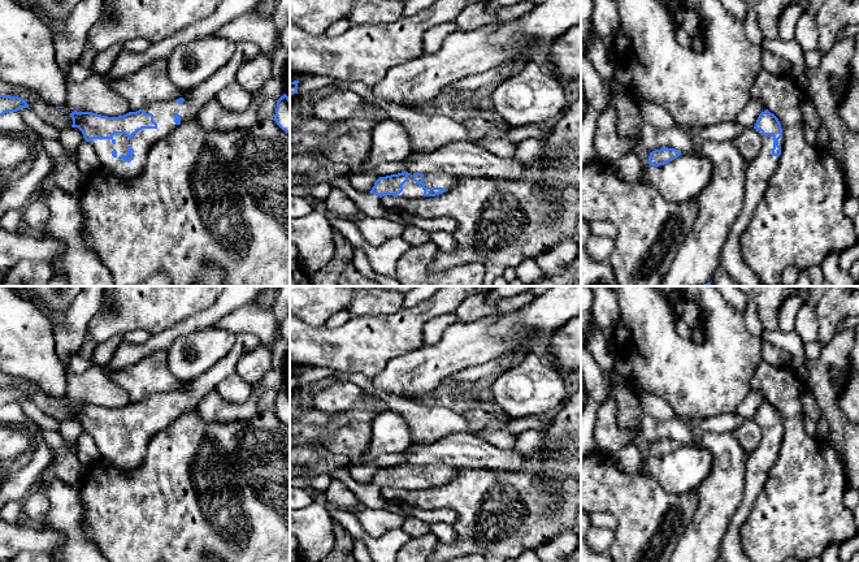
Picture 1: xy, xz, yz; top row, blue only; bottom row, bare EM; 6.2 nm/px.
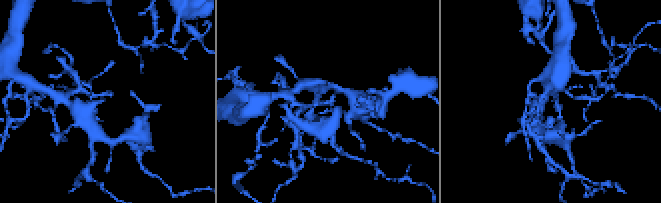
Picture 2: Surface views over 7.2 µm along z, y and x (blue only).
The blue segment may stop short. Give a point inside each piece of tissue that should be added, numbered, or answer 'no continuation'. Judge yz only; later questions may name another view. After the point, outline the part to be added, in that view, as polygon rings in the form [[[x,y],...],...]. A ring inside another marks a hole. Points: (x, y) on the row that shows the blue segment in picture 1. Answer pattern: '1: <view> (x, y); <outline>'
1: yz (758, 172); [[[756,130],[762,139],[760,151],[758,157],[747,165],[746,169],[746,180],[745,180],[745,198],[743,206],[736,220],[733,221],[724,247],[720,255],[720,268],[724,269],[736,282],[741,286],[763,286],[760,280],[749,269],[745,264],[742,252],[741,252],[741,235],[746,230],[750,220],[755,212],[755,208],[763,199],[764,191],[767,189],[769,177],[775,172],[777,167],[778,157],[772,155],[773,148],[773,137],[772,135],[763,135],[760,130]]]

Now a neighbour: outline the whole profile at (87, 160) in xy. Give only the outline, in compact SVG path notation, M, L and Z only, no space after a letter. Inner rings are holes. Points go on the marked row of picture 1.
M83 140L77 148L77 165L86 180L101 168L99 156L90 142Z

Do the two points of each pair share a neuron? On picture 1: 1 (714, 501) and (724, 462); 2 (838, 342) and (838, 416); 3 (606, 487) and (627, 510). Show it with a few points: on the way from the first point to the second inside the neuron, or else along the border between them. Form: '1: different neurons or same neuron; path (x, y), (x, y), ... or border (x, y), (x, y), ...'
1: same neuron; path (721, 492), (724, 471)
2: same neuron; path (833, 361), (833, 370), (828, 375), (828, 398)
3: same neuron; path (611, 492), (624, 505)

